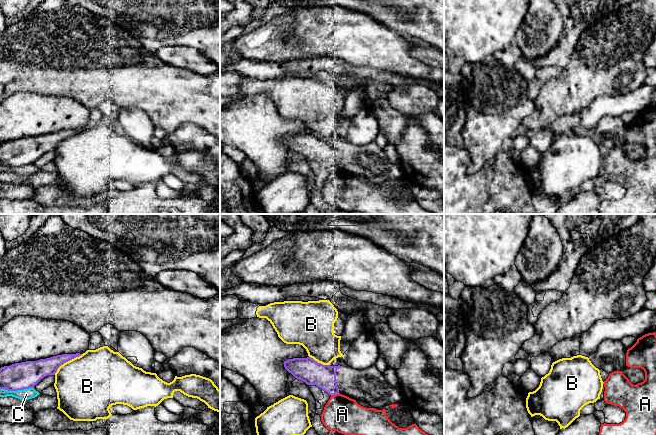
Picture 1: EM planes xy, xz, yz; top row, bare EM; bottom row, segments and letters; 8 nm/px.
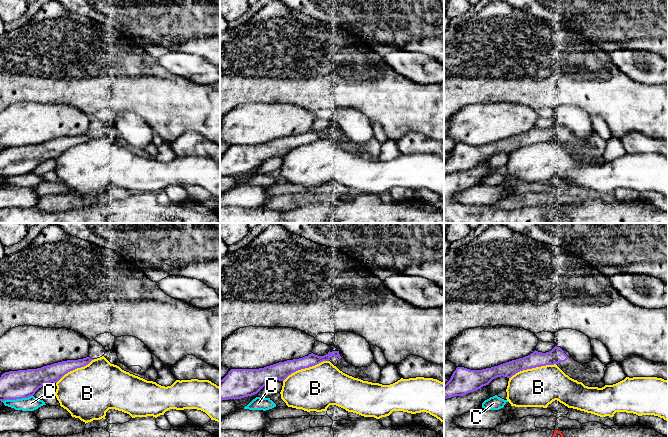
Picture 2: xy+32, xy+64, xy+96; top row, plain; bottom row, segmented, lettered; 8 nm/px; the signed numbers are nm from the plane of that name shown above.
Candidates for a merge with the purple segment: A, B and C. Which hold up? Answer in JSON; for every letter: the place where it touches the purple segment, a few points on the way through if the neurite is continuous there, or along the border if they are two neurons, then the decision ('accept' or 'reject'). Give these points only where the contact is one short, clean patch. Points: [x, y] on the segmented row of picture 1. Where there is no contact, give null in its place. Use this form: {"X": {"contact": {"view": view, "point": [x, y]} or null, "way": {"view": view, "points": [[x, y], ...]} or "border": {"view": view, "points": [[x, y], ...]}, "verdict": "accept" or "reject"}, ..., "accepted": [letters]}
{"A": {"contact": {"view": "xz", "point": [335, 394]}, "verdict": "reject"}, "B": {"contact": {"view": "xy", "point": [67, 361]}, "verdict": "reject"}, "C": {"contact": {"view": "xy", "point": [16, 390]}, "verdict": "reject"}, "accepted": []}

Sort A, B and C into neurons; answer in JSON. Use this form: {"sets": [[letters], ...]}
{"sets": [["A"], ["B"], ["C"]]}

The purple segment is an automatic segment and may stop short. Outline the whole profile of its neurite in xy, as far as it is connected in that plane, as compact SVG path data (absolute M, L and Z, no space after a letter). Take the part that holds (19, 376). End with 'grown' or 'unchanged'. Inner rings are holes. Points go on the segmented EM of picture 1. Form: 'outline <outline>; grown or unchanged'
outline M62 354L37 361L15 363L0 368L0 389L18 391L34 386L44 377L55 375L64 363L82 354Z; unchanged

